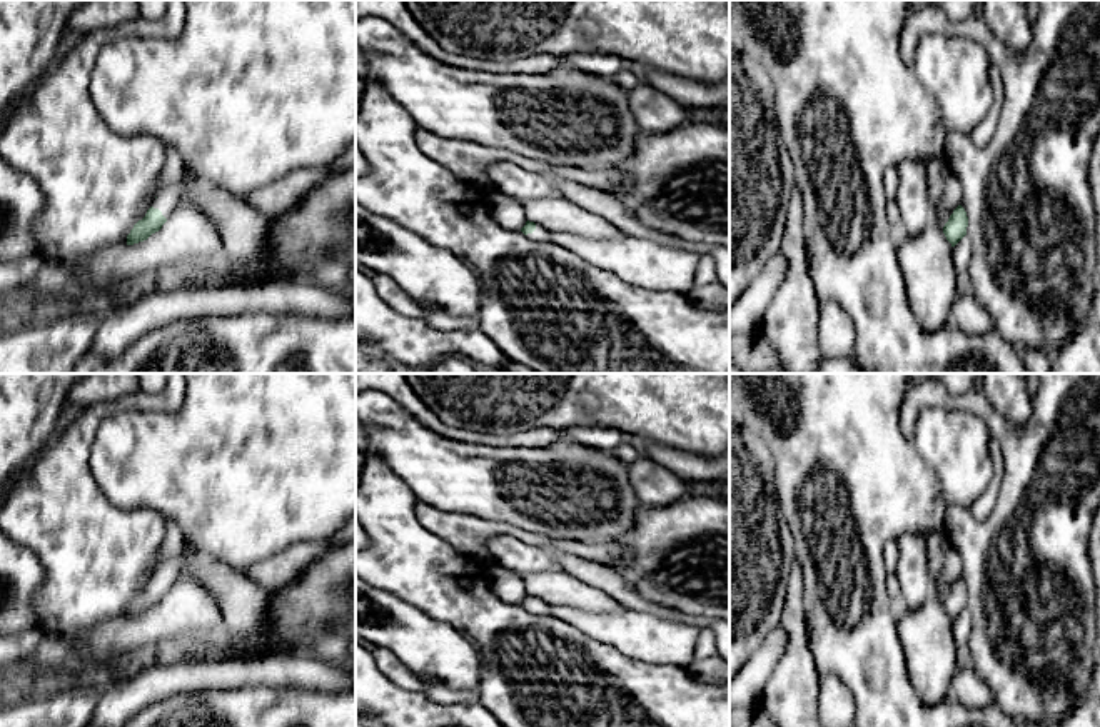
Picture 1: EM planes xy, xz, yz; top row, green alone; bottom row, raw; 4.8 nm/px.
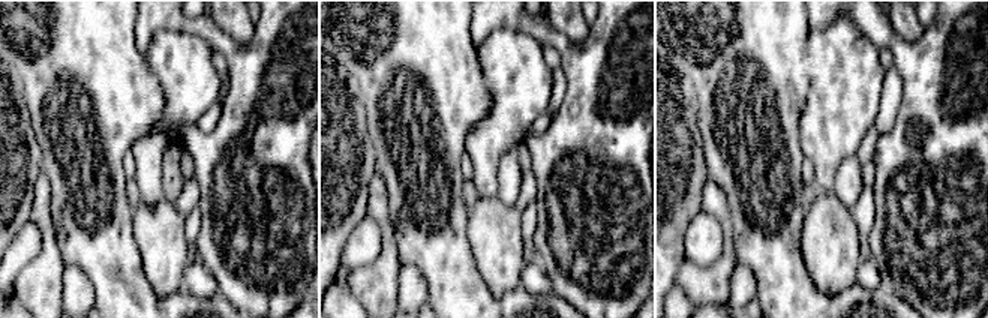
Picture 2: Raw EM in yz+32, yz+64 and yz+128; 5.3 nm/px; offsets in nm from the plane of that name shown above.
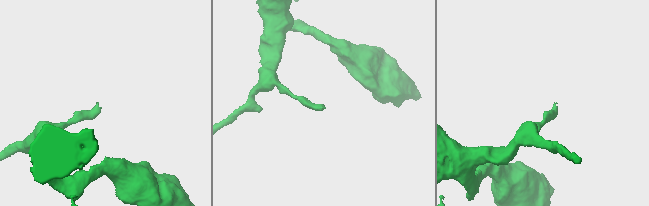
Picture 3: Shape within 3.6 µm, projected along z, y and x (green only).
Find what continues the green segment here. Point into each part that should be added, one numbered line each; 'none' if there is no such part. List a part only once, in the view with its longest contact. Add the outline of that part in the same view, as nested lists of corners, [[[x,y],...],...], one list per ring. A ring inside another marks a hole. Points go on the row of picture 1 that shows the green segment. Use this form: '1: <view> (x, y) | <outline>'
1: xy (166, 202) | [[[184,167],[184,172],[179,182],[159,192],[157,198],[150,207],[159,208],[165,218],[170,218],[177,208],[177,203],[180,202],[182,192],[195,178],[199,178],[199,175],[195,175],[190,168]]]

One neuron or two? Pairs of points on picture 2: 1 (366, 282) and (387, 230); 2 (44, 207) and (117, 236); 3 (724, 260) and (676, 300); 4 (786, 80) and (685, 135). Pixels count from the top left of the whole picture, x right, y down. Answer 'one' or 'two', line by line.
1: one
2: two
3: two
4: two

